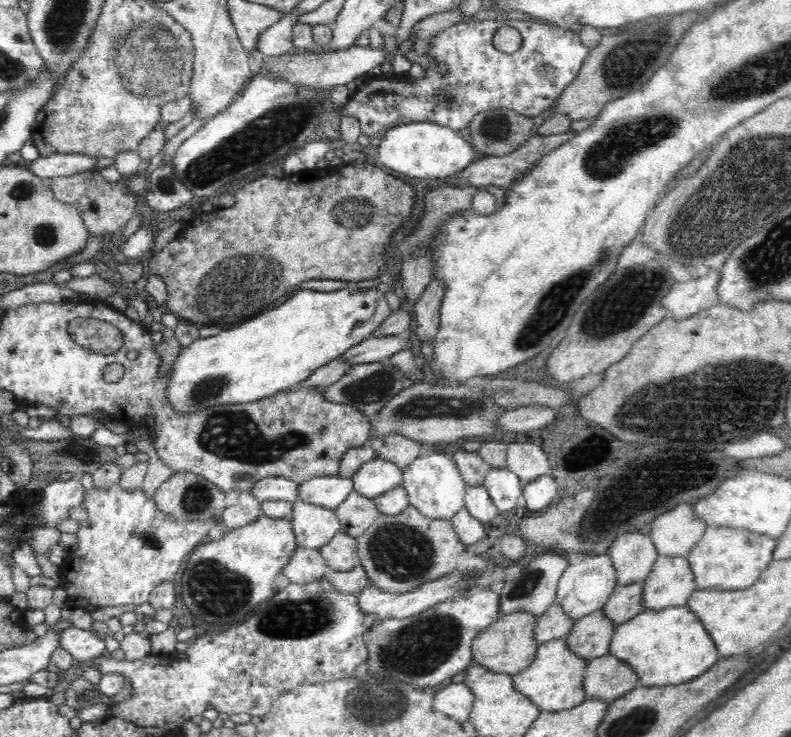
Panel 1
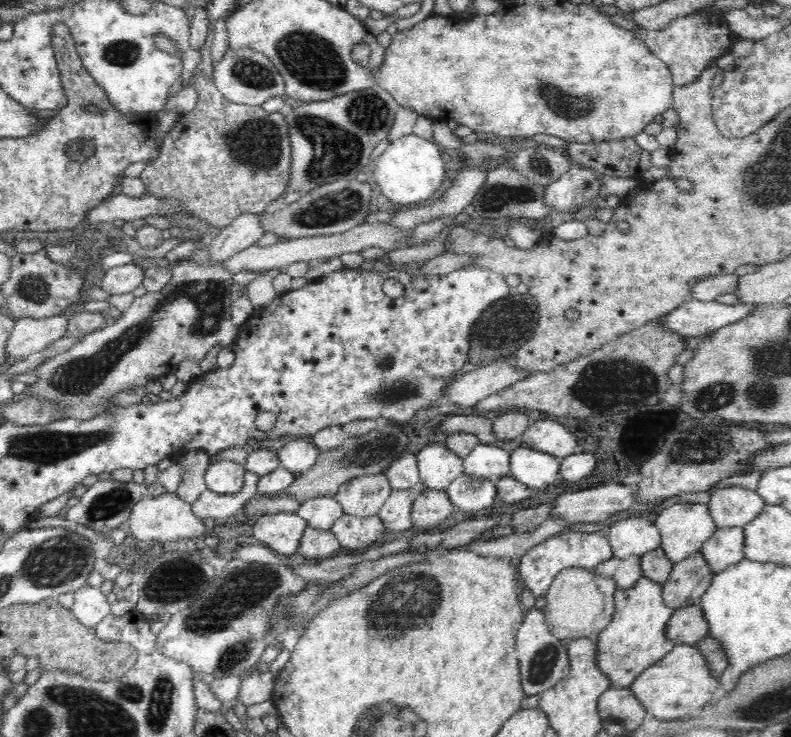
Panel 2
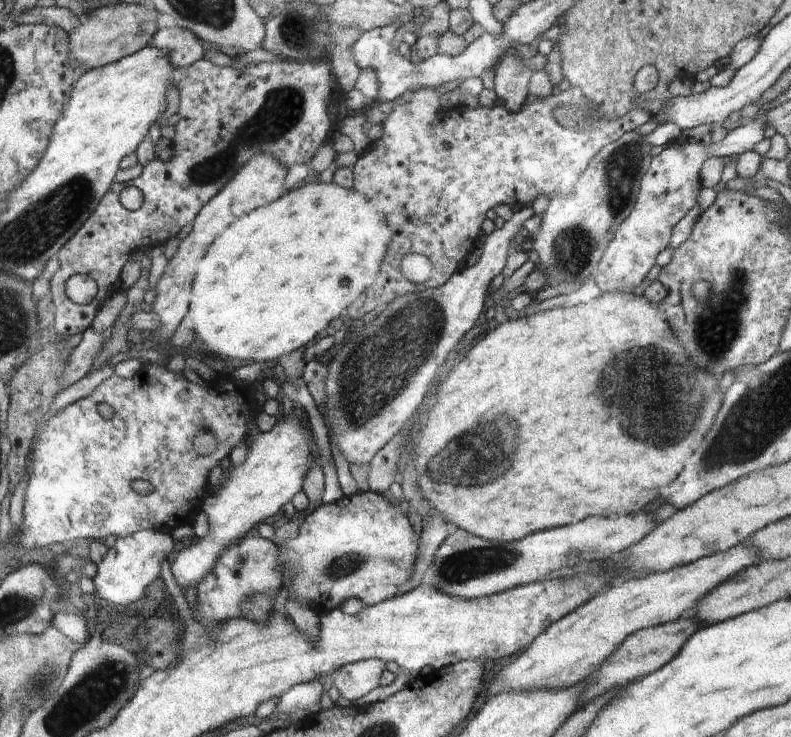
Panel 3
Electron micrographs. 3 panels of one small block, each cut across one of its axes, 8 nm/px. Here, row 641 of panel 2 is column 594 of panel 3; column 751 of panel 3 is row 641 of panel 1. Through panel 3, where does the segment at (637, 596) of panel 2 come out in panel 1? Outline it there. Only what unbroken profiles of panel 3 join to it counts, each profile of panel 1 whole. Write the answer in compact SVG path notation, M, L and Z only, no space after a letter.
M563 637L542 643L536 650L536 658L530 666L512 675L514 688L528 696L543 712L557 712L575 708L586 700L583 682L589 660L576 655Z

